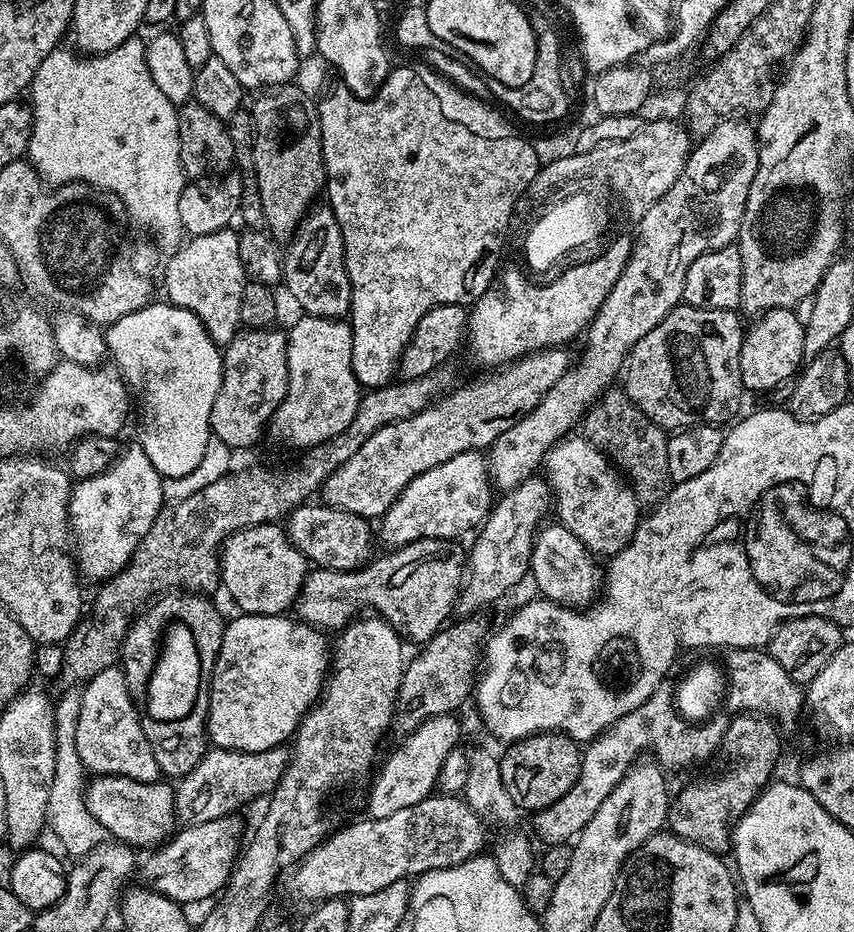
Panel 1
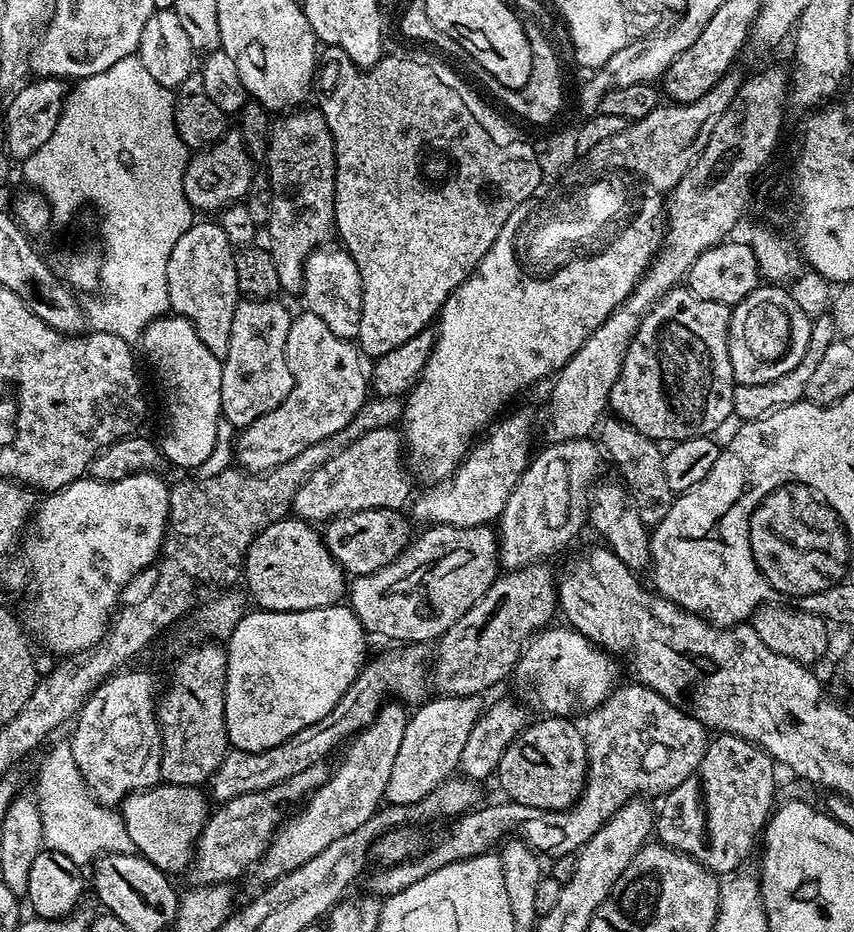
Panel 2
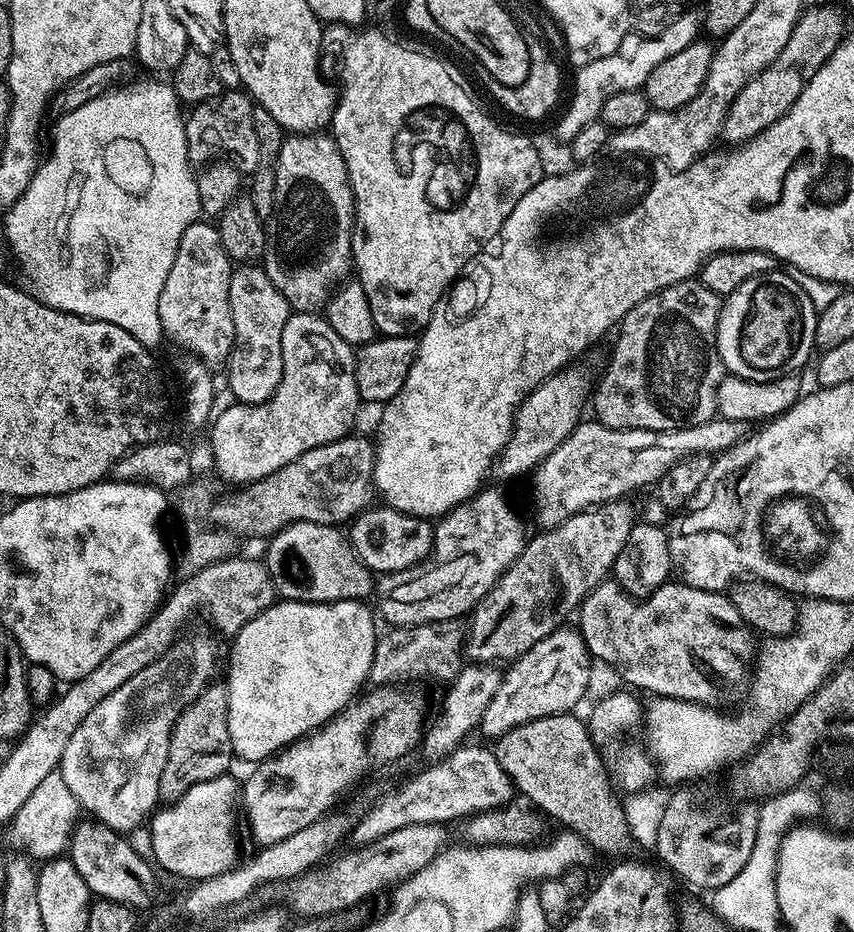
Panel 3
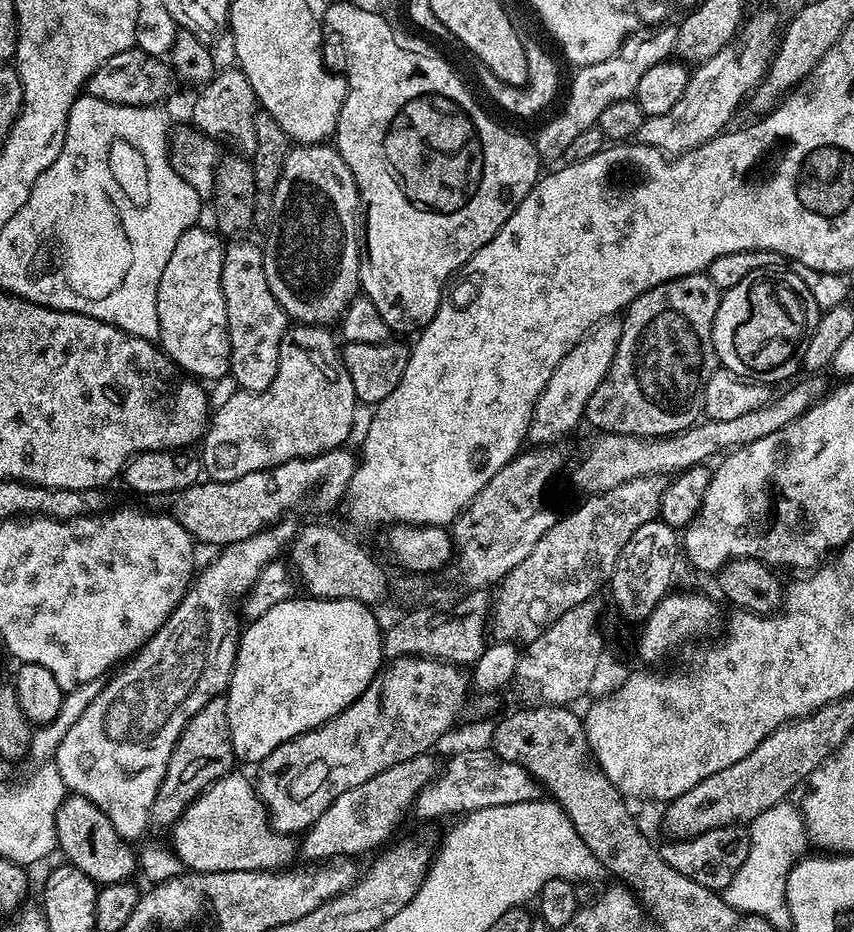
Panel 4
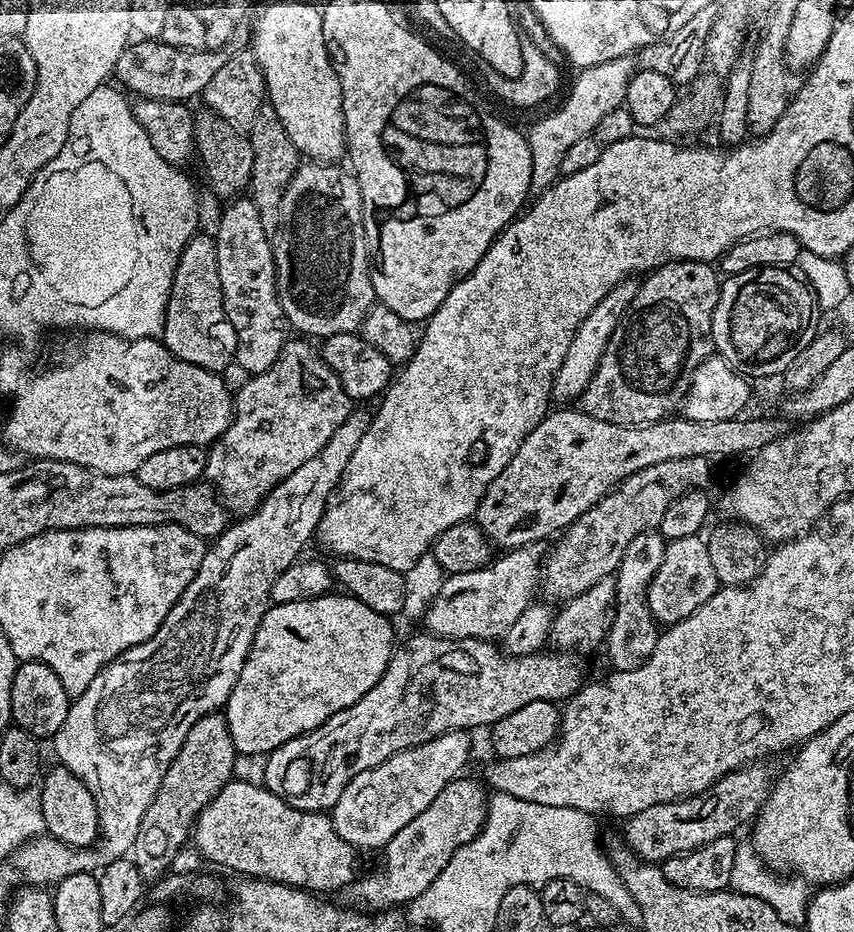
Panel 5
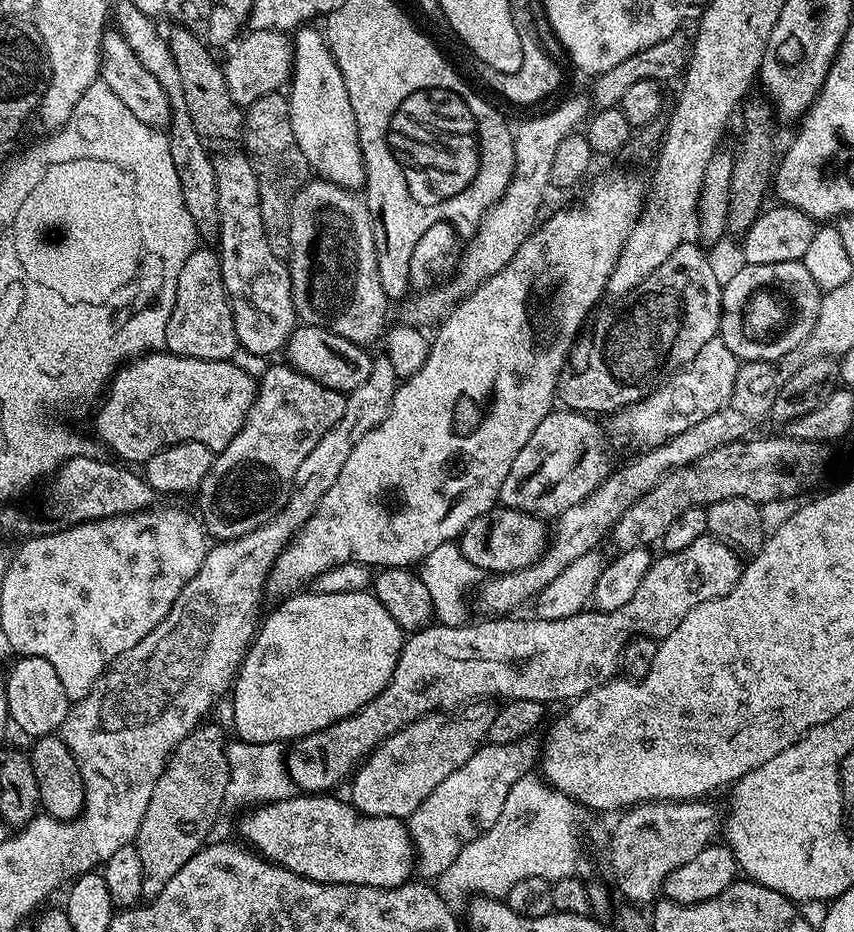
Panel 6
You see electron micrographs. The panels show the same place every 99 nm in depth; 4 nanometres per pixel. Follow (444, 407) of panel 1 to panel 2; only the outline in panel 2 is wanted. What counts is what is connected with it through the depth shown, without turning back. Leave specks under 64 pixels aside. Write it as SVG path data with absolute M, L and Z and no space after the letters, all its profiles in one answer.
M395 427L370 430L351 440L341 452L322 461L309 476L304 477L296 486L290 508L299 519L309 522L327 522L333 516L347 516L349 512L371 508L400 510L410 500L408 480L410 476L402 455L401 433Z

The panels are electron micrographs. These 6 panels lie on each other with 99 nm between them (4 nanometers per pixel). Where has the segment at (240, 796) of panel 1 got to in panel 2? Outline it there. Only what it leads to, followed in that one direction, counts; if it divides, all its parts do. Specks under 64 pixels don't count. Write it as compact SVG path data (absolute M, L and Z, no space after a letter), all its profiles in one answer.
M404 642L399 646L388 646L385 652L378 653L372 661L370 660L357 671L356 681L349 686L343 698L336 703L334 710L330 710L326 718L314 722L314 726L306 726L306 730L294 734L286 742L265 752L229 750L216 773L207 781L206 788L210 796L210 791L212 791L211 799L213 801L216 799L216 802L233 800L247 792L269 788L306 770L316 761L323 759L322 756L331 750L332 744L338 743L339 745L357 730L363 728L366 722L371 721L379 711L382 702L380 696L388 695L388 698L395 698L405 705L416 706L429 695L430 648L427 643Z

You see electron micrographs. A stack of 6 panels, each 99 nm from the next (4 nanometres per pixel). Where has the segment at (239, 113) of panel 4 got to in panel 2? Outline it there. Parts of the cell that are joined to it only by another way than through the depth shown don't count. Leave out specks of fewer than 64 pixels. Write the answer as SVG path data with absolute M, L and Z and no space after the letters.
M239 130L225 131L220 139L213 141L203 150L197 151L192 161L187 161L184 168L184 193L188 205L197 213L216 212L219 208L227 209L247 197L252 189L254 157L248 150L243 132Z

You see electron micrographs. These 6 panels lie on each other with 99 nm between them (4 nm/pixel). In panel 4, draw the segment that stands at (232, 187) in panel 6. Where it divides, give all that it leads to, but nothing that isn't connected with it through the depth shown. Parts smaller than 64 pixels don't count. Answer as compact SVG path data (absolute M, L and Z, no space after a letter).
M236 238L224 249L222 262L222 294L226 302L226 318L228 319L228 337L230 338L230 376L236 379L245 392L261 392L274 382L274 374L278 374L278 358L280 343L285 332L290 327L288 315L278 306L278 298L270 294L270 282L266 282L266 266L264 265L264 250L259 243L251 244L248 238Z

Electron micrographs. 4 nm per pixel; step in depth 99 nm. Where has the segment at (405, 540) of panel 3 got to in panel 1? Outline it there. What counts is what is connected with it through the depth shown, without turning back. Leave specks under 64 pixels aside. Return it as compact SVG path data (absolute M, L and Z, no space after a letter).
M305 502L296 508L293 512L289 512L286 517L286 531L292 544L304 556L307 556L313 565L320 568L332 568L335 572L350 572L358 568L364 567L373 559L372 552L372 536L374 540L374 528L372 528L367 519L358 514L350 514L346 510L338 510L331 508L329 504L317 502L312 504Z

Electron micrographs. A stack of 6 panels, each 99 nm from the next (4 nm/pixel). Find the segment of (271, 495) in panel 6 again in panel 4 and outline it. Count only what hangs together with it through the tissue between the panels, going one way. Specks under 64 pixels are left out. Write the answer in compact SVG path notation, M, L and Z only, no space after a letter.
M296 324L295 326L289 327L280 343L278 374L274 374L274 382L270 382L270 386L266 386L266 390L262 390L261 392L236 390L236 393L234 393L217 412L215 409L215 411L211 413L210 423L202 437L202 445L204 444L204 452L202 451L202 468L211 479L237 480L246 474L257 472L263 468L272 468L275 464L281 464L287 460L303 460L309 456L319 456L322 452L329 452L331 448L339 448L349 443L347 441L348 435L351 434L352 427L356 424L358 401L356 399L356 391L354 390L354 382L350 382L350 374L346 370L344 358L338 344L336 348L337 337L335 335L332 337L328 332L331 331L329 331L327 327L319 324Z

